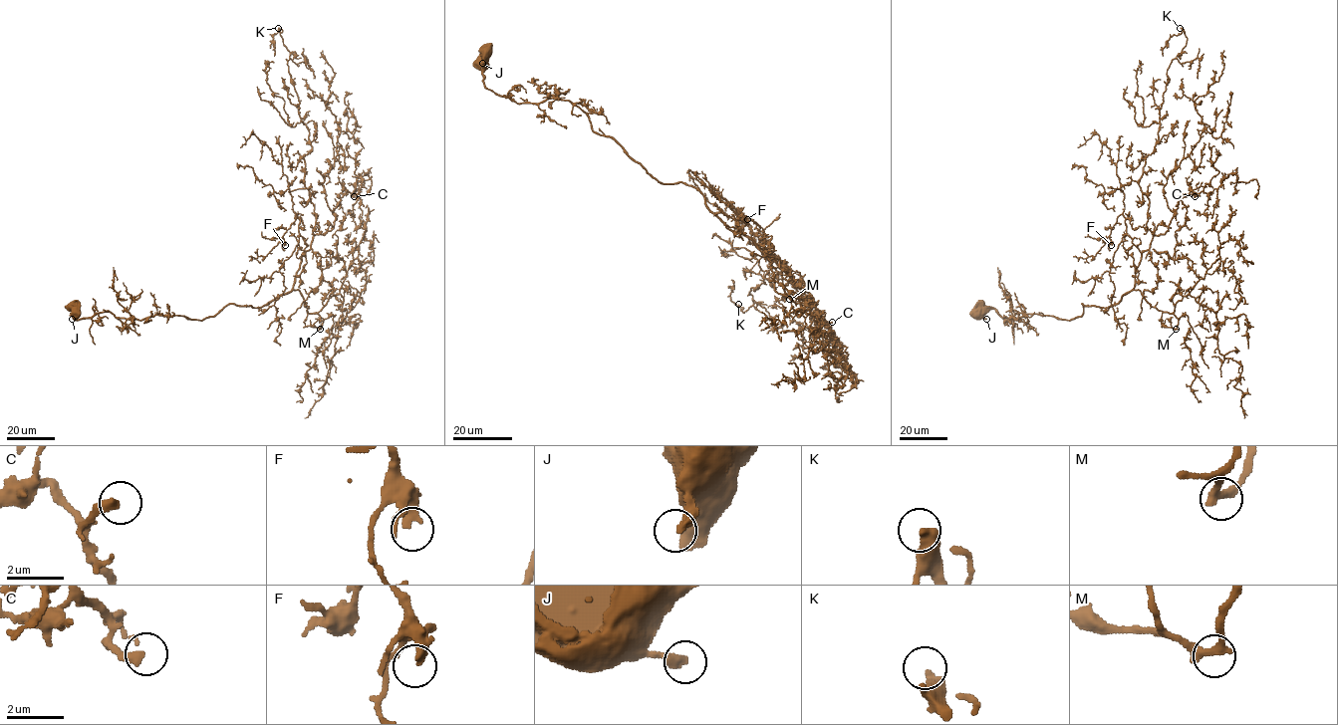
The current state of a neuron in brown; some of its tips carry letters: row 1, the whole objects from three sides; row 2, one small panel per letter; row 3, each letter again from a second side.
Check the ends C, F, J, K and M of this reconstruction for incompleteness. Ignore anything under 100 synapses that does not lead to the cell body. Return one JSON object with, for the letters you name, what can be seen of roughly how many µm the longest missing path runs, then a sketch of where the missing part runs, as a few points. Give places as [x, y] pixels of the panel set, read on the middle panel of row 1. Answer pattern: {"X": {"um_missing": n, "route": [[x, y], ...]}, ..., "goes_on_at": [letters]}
{"M": {"um_missing": 80, "route": [[789, 299], [732, 256], [732, 265], [714, 273], [675, 256], [672, 270], [678, 275]]}, "goes_on_at": ["M"]}

